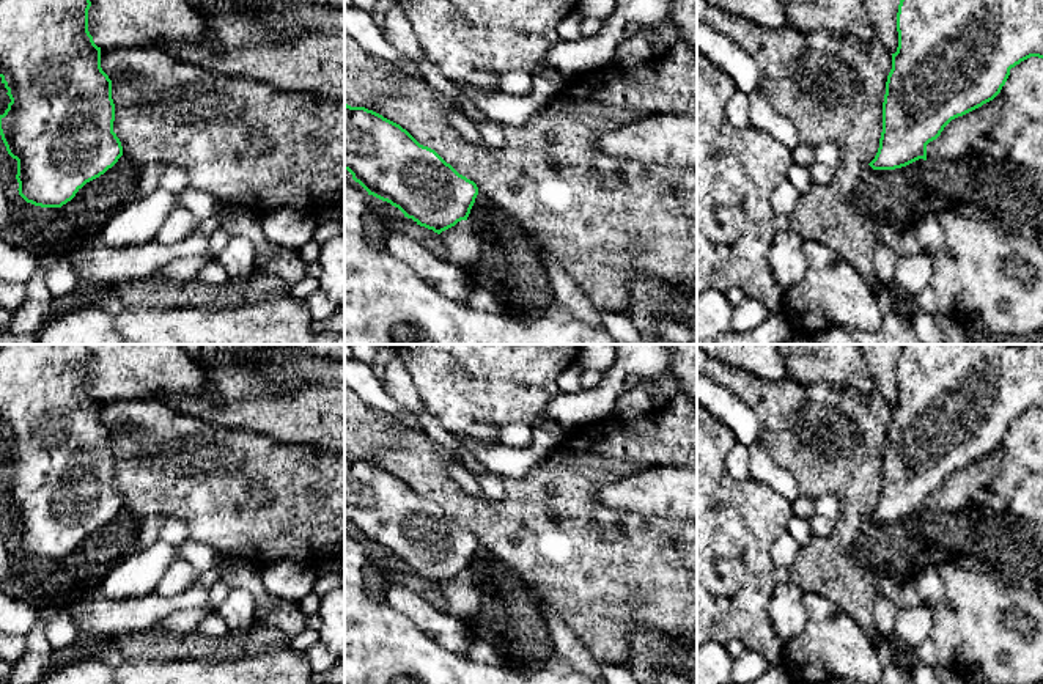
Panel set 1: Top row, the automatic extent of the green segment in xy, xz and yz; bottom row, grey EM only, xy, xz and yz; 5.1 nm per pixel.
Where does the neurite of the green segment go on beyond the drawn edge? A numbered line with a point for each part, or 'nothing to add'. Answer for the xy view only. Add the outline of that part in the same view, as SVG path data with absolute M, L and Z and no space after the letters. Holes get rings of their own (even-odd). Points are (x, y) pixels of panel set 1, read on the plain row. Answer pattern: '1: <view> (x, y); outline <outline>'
nothing to add

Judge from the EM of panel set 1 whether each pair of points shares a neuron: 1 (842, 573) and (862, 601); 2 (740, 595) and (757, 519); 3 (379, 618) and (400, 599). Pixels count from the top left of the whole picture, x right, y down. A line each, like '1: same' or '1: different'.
1: same
2: same
3: different

